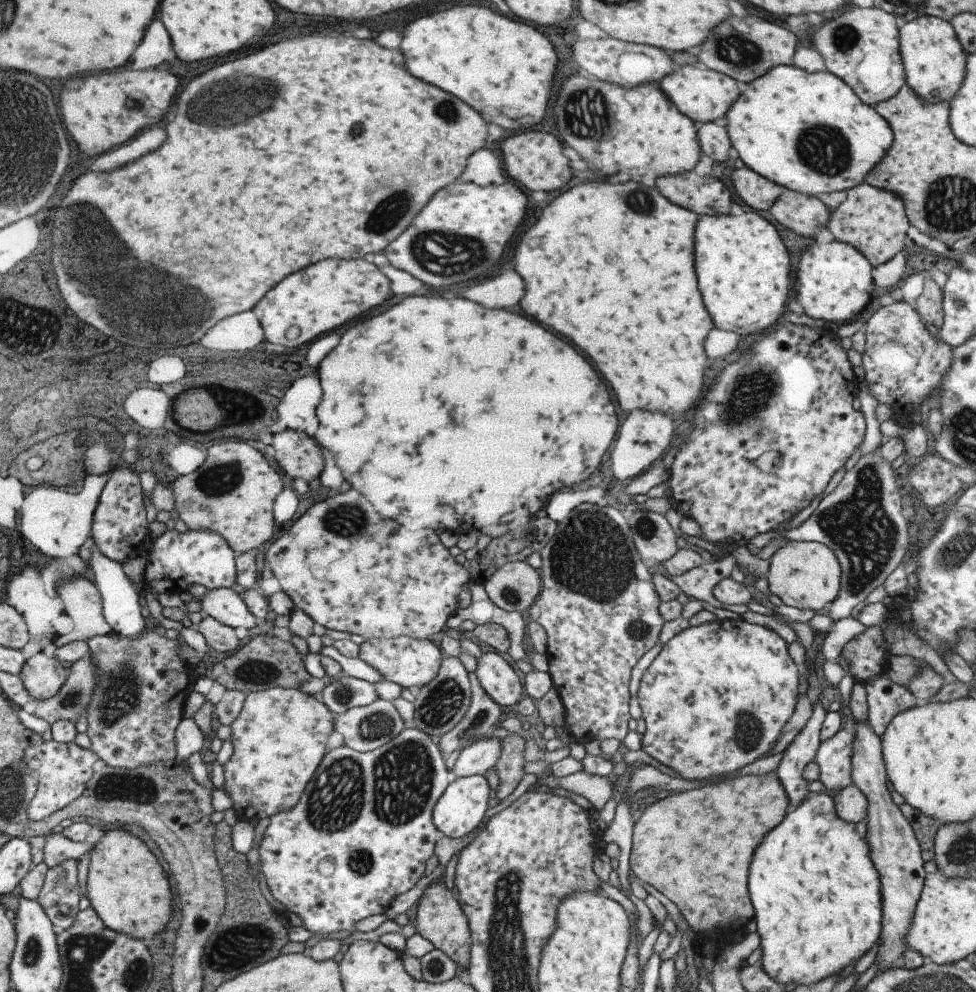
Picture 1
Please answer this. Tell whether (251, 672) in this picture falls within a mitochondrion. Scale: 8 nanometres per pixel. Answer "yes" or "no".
yes

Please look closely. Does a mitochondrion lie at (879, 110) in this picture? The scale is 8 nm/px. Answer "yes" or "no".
no

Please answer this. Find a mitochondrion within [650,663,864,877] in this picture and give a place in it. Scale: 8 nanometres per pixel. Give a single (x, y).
(750, 731)

